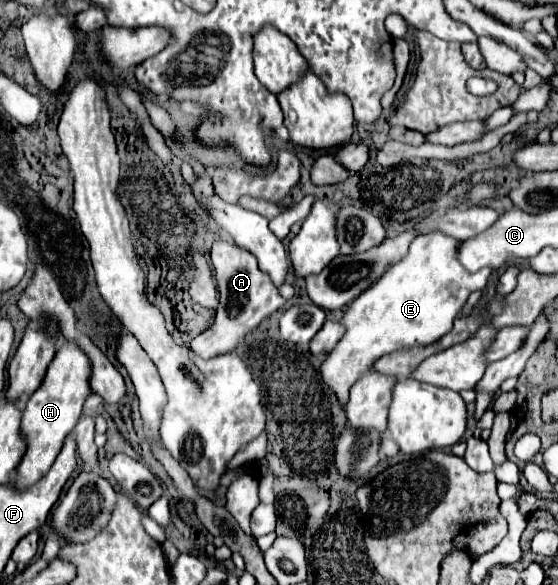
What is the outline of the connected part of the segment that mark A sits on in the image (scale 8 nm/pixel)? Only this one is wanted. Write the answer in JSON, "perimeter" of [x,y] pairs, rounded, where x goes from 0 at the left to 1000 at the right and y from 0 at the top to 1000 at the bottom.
{"perimeter":[[[392,409],[382,412],[375,439],[389,477],[392,521],[385,528],[385,552],[367,569],[353,573],[339,590],[342,600],[360,614],[382,614],[389,607],[414,603],[446,566],[453,566],[475,542],[482,542],[514,518],[507,508],[500,508],[493,487],[486,484],[486,474],[464,460],[461,443],[450,429]]]}

